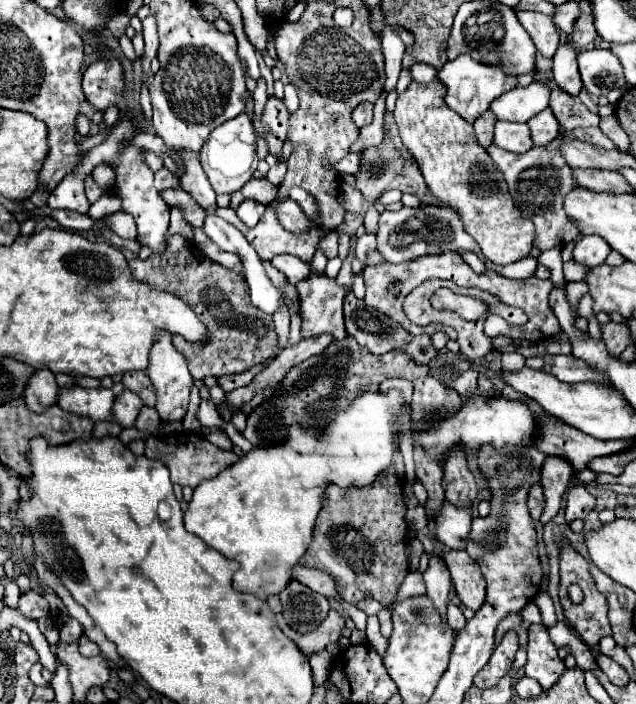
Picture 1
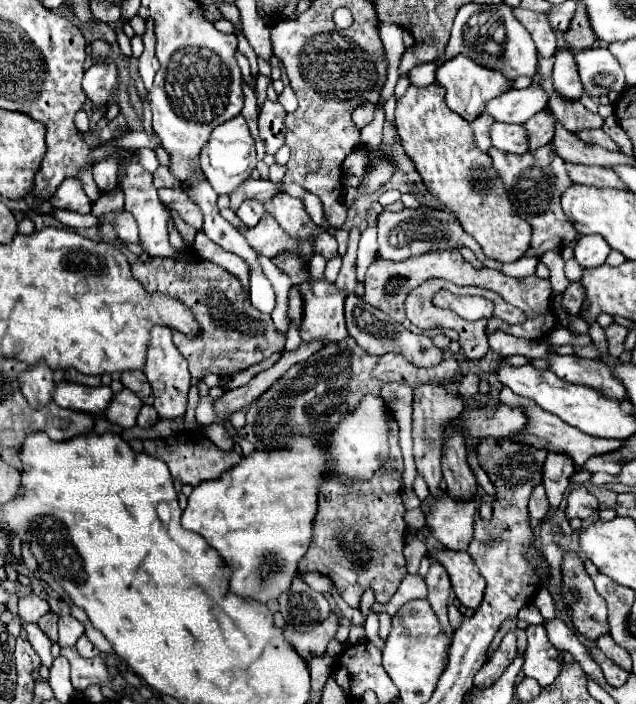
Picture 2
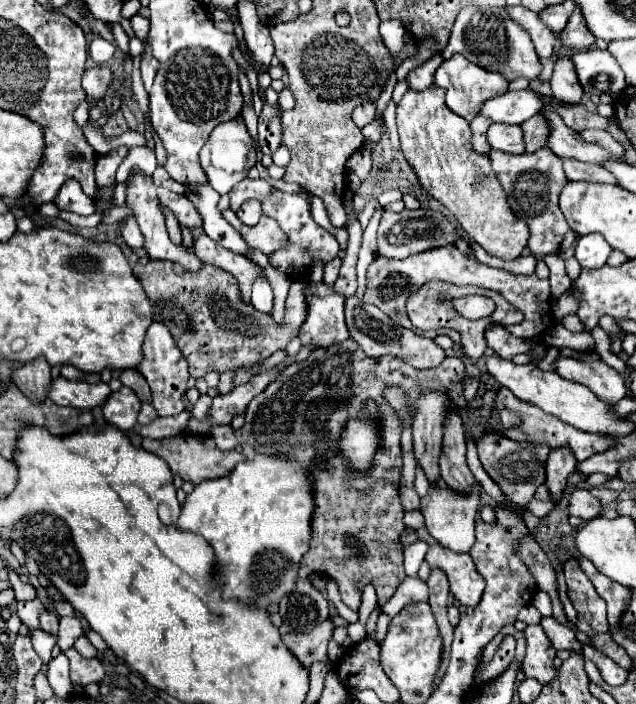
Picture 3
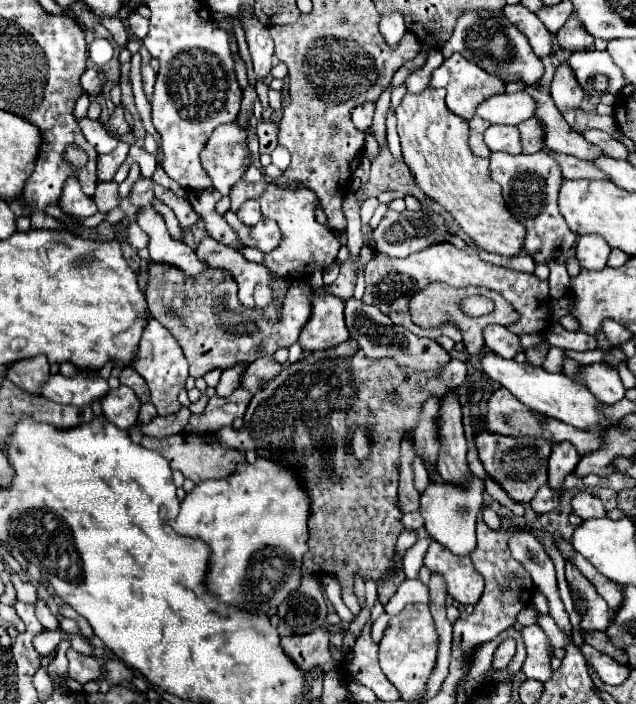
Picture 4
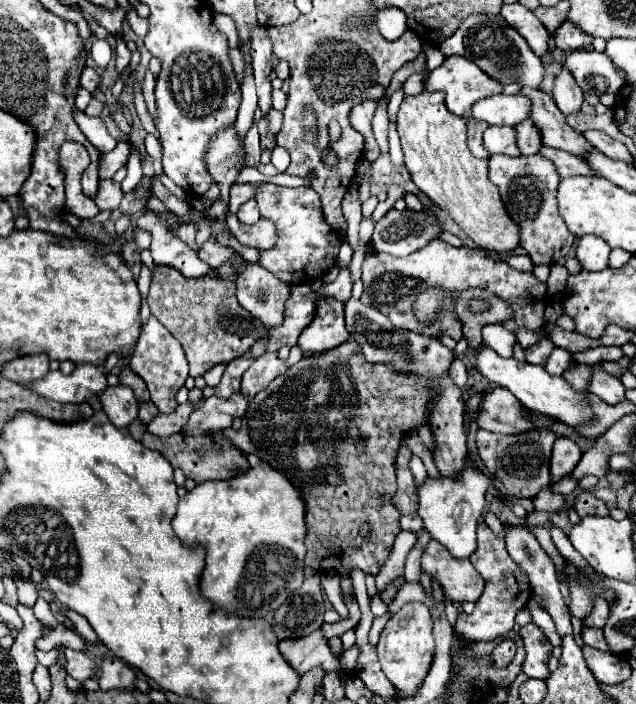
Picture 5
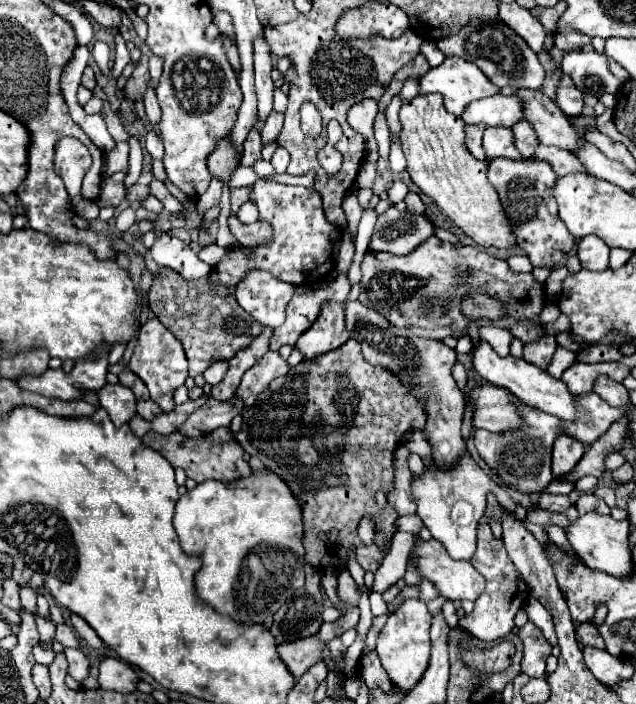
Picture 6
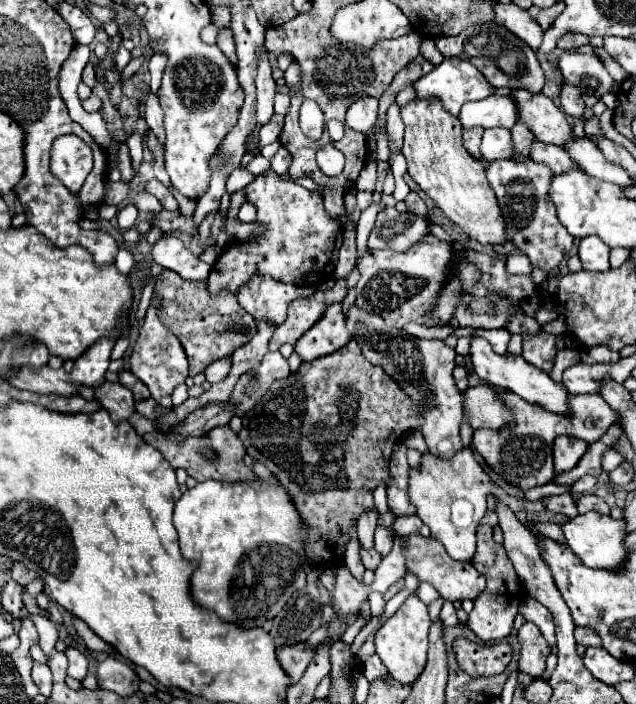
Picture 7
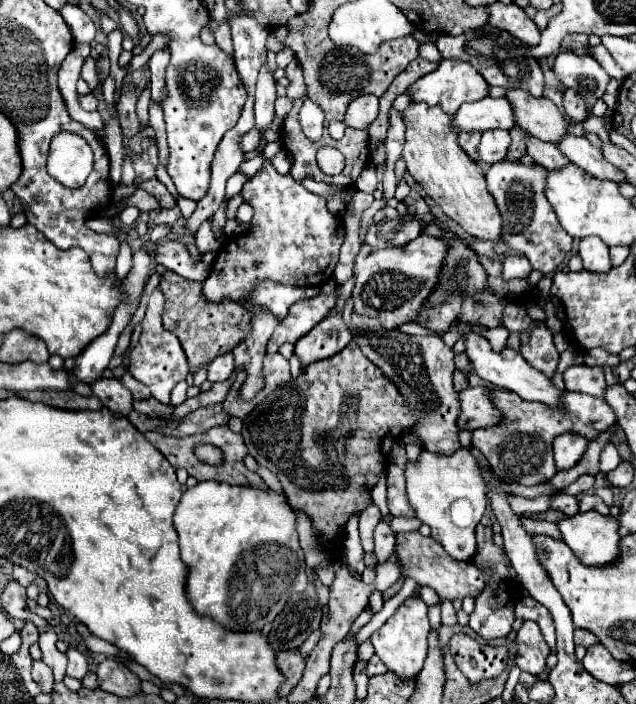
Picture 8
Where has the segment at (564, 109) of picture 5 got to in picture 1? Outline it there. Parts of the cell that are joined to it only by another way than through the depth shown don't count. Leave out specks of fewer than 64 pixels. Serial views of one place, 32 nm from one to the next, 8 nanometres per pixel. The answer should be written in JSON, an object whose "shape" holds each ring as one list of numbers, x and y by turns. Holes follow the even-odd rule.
{"shape":[[570,42,562,44,554,56,554,80,562,90,566,90,572,96,578,96,582,88,576,56,578,52]]}

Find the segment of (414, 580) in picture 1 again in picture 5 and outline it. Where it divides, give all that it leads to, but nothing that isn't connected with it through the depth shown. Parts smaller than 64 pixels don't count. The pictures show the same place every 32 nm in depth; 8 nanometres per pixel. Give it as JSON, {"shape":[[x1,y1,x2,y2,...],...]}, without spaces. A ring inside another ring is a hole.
{"shape":[[404,582,394,600,388,604,388,614,396,614,408,602,428,602,426,590,420,582]]}

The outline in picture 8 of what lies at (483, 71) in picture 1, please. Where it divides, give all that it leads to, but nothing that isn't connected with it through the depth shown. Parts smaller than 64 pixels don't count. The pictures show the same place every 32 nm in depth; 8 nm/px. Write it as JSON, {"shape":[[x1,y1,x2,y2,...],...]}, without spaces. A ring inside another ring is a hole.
{"shape":[[442,60,434,72,418,78,408,90,412,94,412,100,426,102,426,104,440,104,446,114,454,116,464,102,486,98,488,88,490,88,488,82,482,78,482,74,472,64,462,62,462,60]]}

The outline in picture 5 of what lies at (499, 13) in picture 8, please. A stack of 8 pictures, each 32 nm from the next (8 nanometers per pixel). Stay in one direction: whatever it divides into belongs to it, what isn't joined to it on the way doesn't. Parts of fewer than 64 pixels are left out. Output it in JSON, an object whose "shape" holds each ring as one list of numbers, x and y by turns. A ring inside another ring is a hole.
{"shape":[[504,4,502,16,508,20,508,24,512,24,512,28,516,28,526,38,536,56,544,56,550,50,552,36,528,8,524,8,522,4]]}

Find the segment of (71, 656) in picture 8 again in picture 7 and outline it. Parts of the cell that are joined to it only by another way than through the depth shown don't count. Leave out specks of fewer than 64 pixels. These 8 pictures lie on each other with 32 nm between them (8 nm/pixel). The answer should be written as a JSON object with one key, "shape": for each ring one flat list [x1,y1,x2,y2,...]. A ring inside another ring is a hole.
{"shape":[[66,648,66,656,68,656,68,676,82,682,88,674,88,658,76,648]]}

